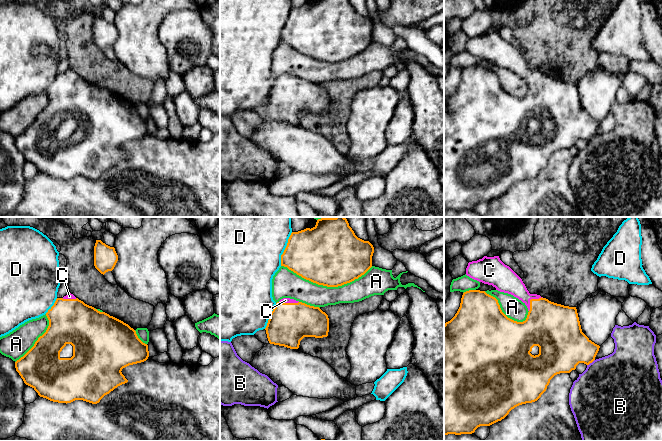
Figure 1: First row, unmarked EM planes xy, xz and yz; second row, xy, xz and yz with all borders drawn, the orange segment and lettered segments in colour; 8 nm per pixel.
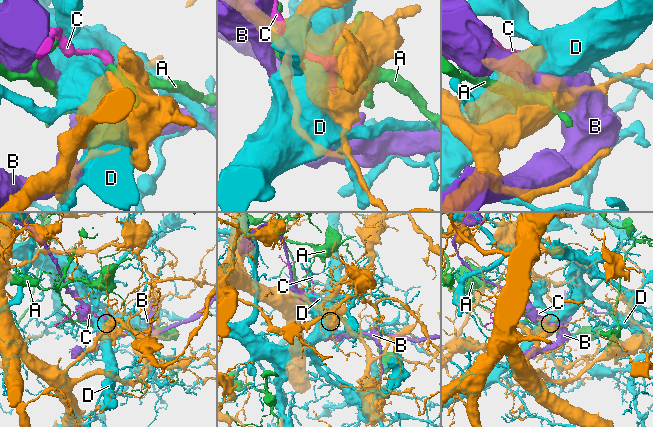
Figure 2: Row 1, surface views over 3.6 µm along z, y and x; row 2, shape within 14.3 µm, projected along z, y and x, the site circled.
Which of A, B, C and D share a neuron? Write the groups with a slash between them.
A / B / C / D

